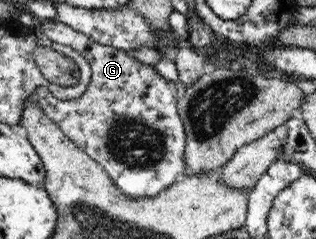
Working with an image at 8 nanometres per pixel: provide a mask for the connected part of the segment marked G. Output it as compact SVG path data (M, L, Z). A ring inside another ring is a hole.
M42 19L40 28L54 42L70 46L79 52L90 62L91 66L90 85L86 93L80 97L60 101L50 95L46 86L38 86L33 93L32 99L55 124L60 126L66 137L96 163L102 164L114 184L134 199L156 196L187 174L186 132L178 111L181 90L178 89L177 84L162 79L153 66L140 62L122 49L100 44L58 20Z

